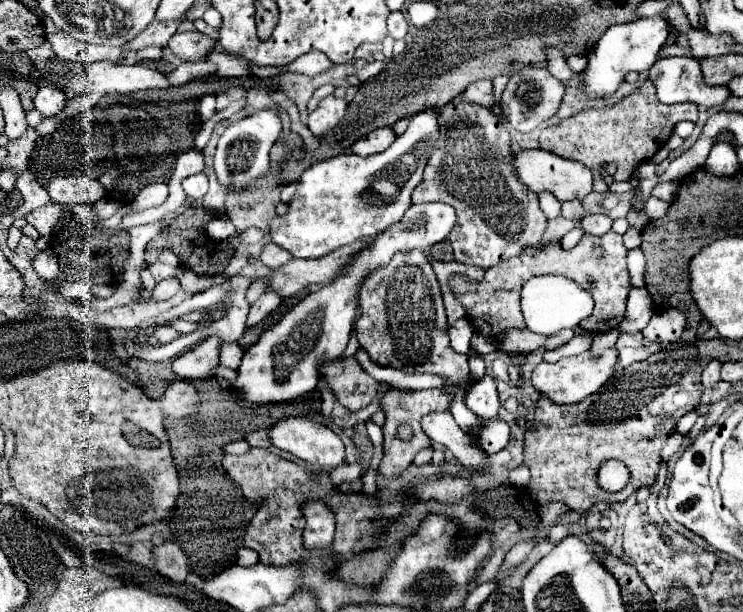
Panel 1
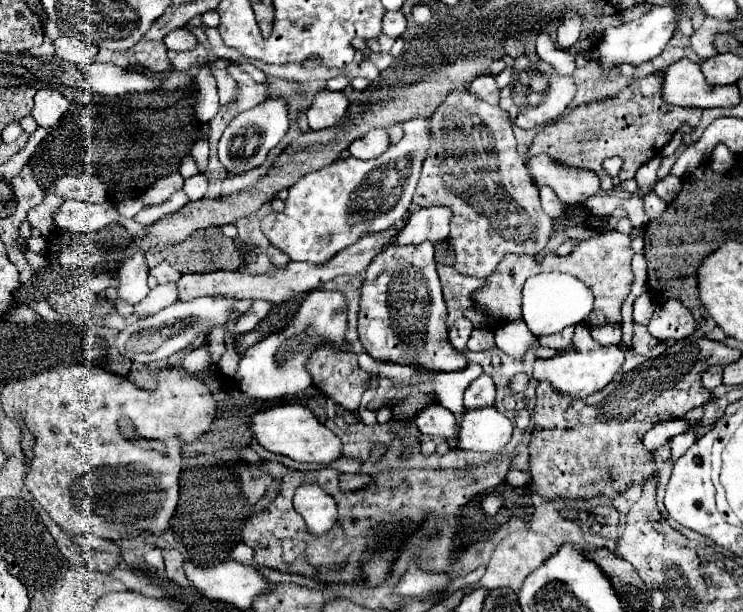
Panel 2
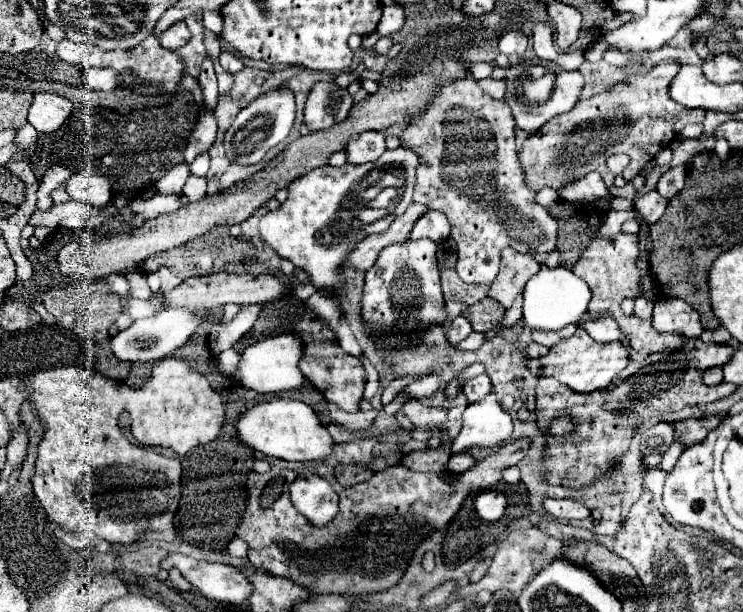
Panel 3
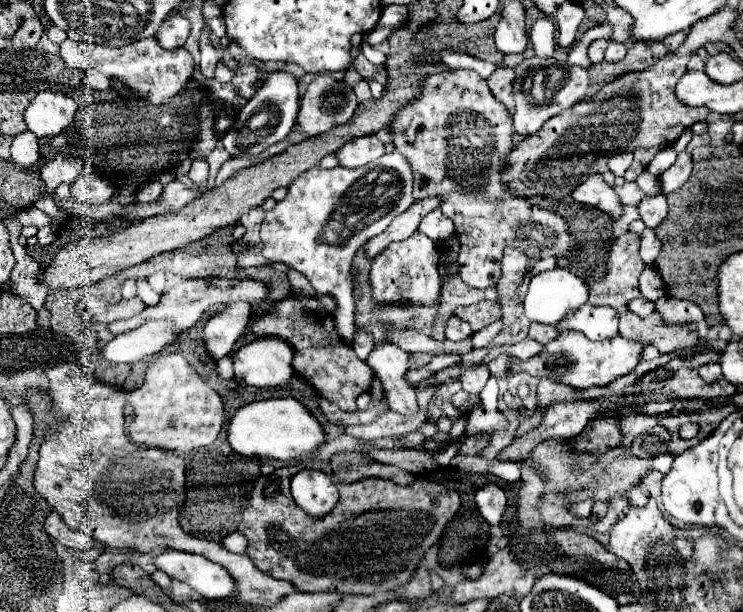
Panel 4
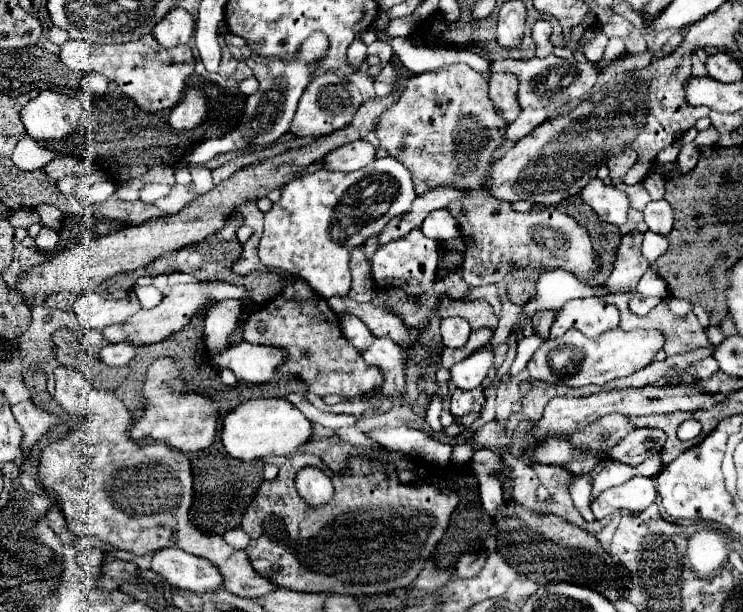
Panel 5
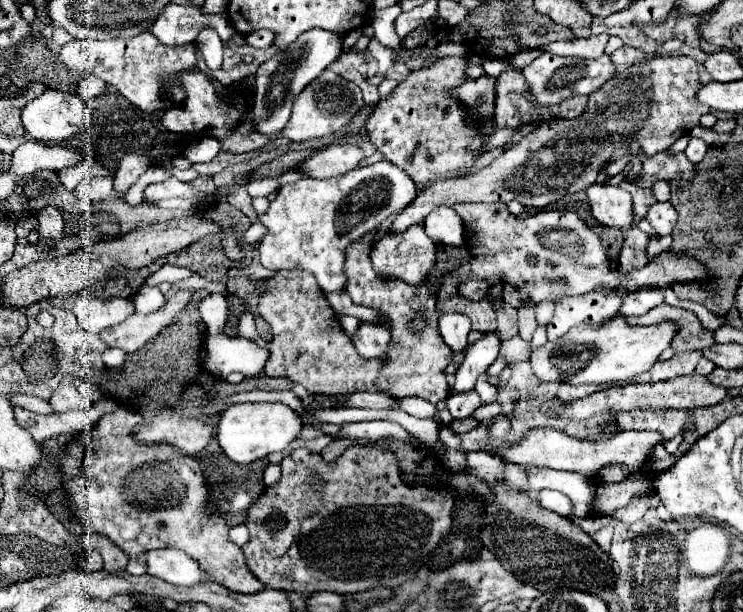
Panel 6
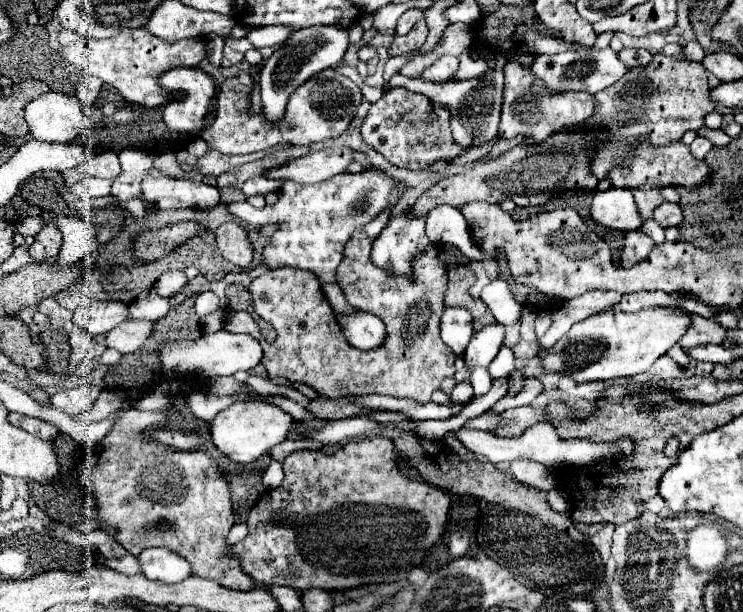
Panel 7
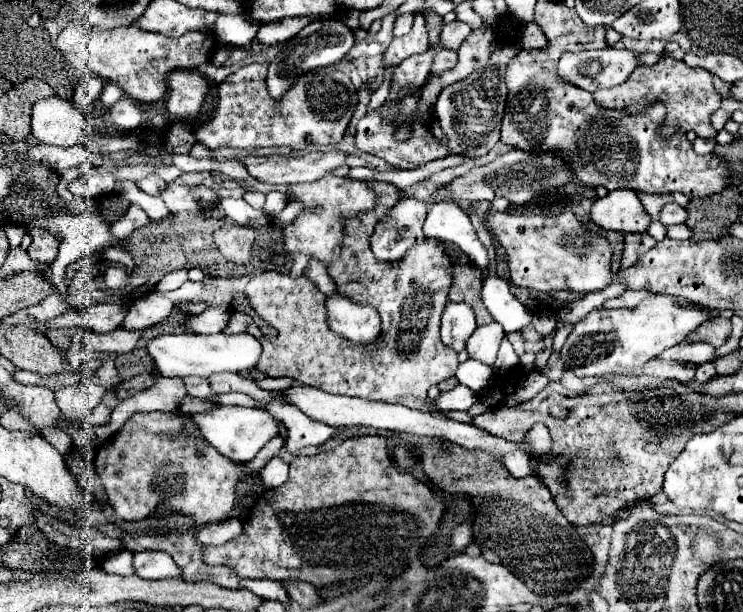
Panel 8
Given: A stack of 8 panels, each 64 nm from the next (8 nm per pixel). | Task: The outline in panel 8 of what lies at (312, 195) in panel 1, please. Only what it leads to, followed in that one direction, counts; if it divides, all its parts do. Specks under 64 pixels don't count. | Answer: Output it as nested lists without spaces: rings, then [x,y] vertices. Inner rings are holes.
[[[326,174],[320,180],[314,180],[308,184],[290,186],[288,196],[302,200],[306,206],[320,204],[320,210],[302,212],[290,226],[284,226],[284,246],[292,258],[290,276],[293,278],[299,278],[303,274],[310,258],[316,258],[324,264],[332,264],[332,260],[338,260],[340,240],[344,236],[342,234],[344,218],[352,218],[358,212],[368,212],[376,208],[376,194],[370,192],[364,182],[348,180],[348,178],[334,178],[332,174]],[[220,198],[220,200],[218,200],[218,206],[224,210],[224,214],[226,214],[228,218],[232,218],[232,220],[238,222],[238,224],[246,224],[246,222],[252,220],[252,218],[262,218],[262,216],[266,216],[264,210],[254,210],[254,208],[248,206],[242,198],[240,198],[240,200]]]

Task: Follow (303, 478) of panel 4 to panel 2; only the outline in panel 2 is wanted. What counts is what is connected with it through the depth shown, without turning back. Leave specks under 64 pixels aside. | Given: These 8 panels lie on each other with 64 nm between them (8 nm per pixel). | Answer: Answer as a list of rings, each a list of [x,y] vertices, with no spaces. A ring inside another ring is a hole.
[[[304,482],[294,492],[294,508],[308,524],[308,530],[316,536],[326,534],[337,521],[336,500],[324,492],[316,482]]]

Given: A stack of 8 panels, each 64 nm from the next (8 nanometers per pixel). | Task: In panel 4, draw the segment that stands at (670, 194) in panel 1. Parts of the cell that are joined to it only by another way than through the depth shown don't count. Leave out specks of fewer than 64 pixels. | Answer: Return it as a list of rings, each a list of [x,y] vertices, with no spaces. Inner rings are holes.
[[[680,152],[678,160],[660,176],[660,184],[662,184],[662,192],[674,192],[676,188],[680,188],[688,176],[692,172],[692,154],[688,152]]]

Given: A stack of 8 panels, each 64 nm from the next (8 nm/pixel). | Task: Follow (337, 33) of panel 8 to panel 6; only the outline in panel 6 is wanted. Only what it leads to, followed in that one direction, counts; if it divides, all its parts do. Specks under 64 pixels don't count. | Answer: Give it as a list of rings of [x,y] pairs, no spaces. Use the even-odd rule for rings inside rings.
[[[310,28],[308,32],[296,38],[296,44],[290,44],[284,52],[274,54],[270,60],[260,64],[256,72],[256,90],[254,90],[254,126],[264,136],[278,134],[286,124],[292,110],[292,100],[300,90],[306,88],[322,70],[326,70],[334,60],[344,52],[342,38],[334,32],[322,28]]]

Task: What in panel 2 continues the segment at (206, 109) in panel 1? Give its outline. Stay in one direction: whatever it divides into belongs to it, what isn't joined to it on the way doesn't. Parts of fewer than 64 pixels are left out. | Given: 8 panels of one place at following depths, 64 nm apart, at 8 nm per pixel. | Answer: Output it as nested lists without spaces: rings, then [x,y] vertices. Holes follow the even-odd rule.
[[[202,68],[196,76],[196,84],[198,84],[198,102],[196,102],[196,116],[200,122],[210,122],[220,104],[218,104],[218,92],[216,92],[216,80],[214,74],[210,72],[210,68]]]

